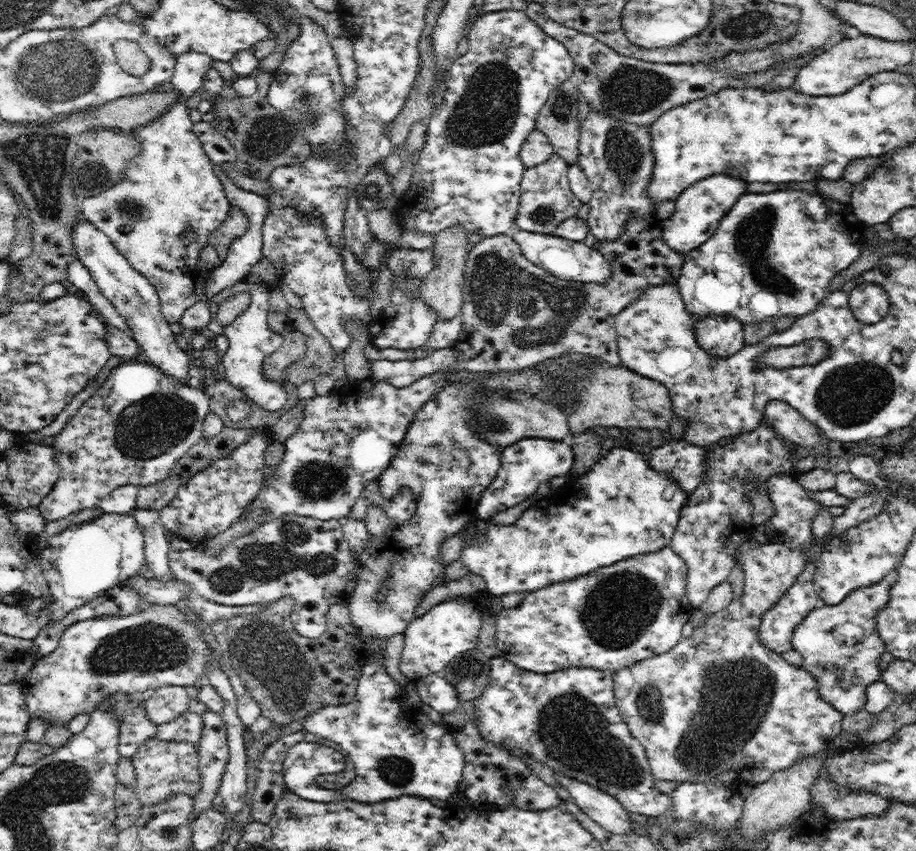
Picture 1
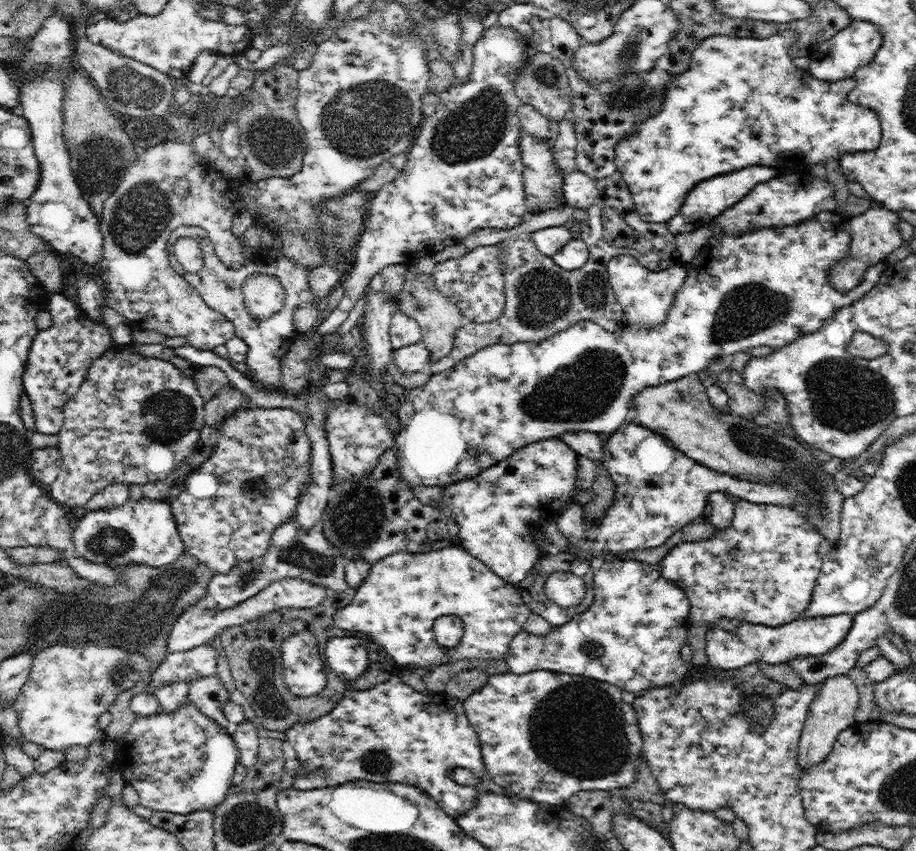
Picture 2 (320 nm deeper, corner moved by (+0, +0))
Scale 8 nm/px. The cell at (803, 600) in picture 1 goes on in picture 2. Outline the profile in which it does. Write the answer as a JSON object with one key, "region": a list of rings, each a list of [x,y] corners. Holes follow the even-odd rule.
{"region":[[[739,498],[734,502],[734,518],[725,529],[717,529],[712,538],[681,542],[658,563],[660,574],[675,582],[690,599],[688,621],[700,627],[718,626],[723,619],[778,627],[800,619],[812,600],[814,586],[825,556],[833,544],[824,538],[794,507],[756,504]]]}

